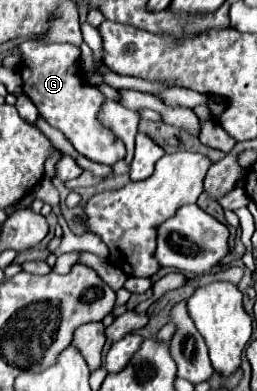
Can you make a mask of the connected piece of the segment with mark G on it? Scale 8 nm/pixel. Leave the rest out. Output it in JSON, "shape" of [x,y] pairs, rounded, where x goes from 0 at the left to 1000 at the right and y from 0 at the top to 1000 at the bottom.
{"shape":[[[101,105],[70,120],[78,130],[78,192],[93,243],[140,269],[163,304],[179,304],[210,330],[241,335],[249,350],[288,371],[288,381],[342,402],[366,417],[444,422],[482,407],[490,376],[475,355],[459,355],[389,304],[389,279],[412,248],[381,223],[342,217],[327,207],[311,176],[311,120],[272,110],[163,110],[163,105]]]}

